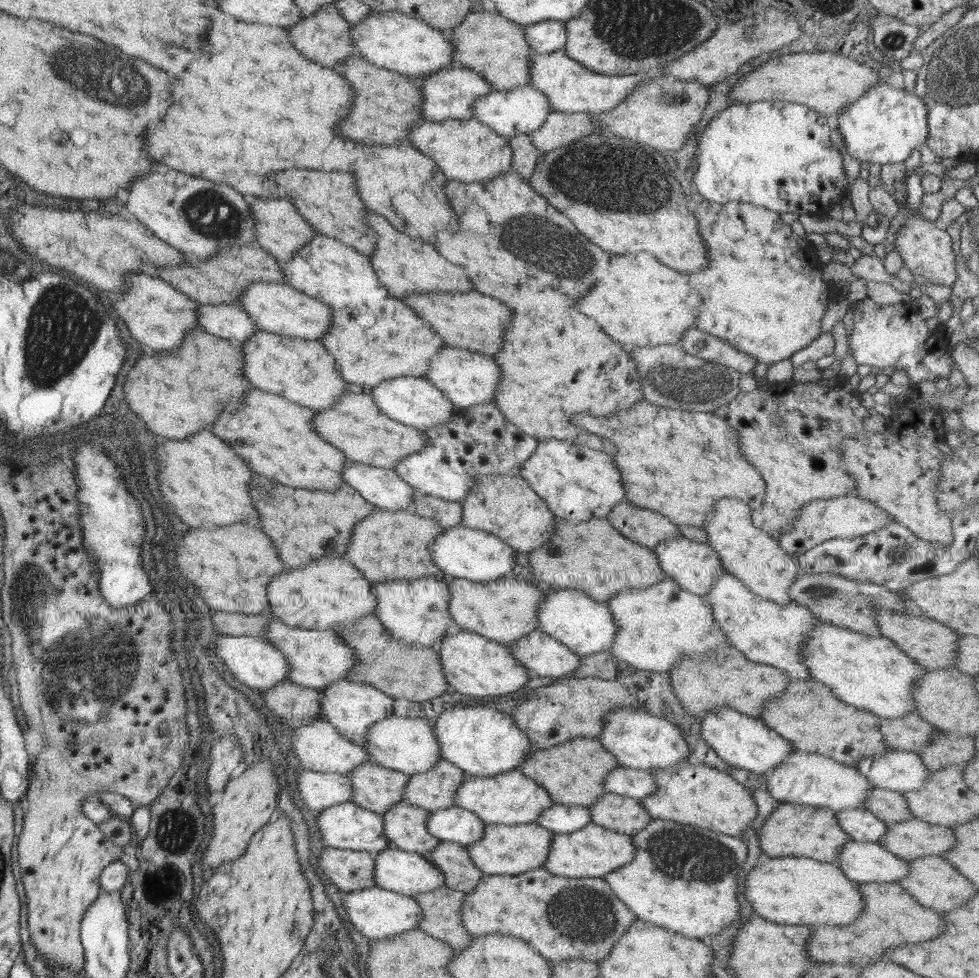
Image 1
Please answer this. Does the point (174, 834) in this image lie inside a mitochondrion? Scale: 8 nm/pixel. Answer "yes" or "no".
yes

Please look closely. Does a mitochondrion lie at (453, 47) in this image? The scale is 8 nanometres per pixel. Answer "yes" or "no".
no

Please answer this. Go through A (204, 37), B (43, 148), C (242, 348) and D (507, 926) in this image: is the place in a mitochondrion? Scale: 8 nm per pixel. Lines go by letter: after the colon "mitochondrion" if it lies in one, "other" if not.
A: other
B: other
C: other
D: other

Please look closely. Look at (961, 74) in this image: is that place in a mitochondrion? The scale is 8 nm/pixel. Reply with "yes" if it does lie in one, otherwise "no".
yes

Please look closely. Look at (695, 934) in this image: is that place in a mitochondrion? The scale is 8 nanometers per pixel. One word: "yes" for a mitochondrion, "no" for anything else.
no

